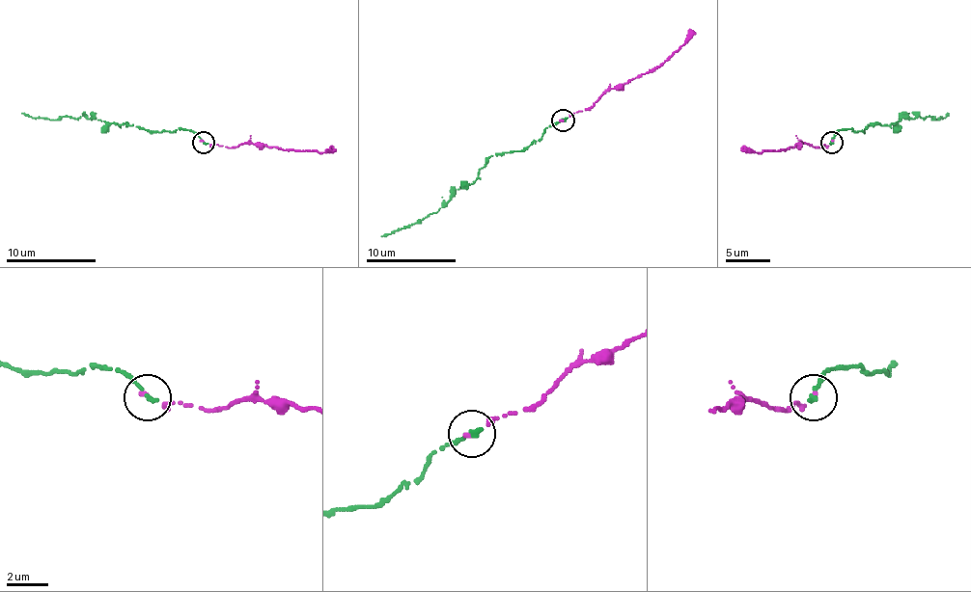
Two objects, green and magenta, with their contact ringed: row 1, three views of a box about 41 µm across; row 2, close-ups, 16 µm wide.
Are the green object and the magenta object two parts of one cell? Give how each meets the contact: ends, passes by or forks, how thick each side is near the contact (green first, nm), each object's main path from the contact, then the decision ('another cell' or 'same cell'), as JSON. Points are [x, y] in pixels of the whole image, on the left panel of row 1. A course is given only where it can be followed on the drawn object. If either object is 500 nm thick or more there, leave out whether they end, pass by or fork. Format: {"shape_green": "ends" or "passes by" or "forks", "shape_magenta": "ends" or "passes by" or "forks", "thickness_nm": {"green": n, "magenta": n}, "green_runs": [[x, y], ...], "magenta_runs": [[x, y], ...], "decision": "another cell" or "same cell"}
{"shape_green": "ends", "shape_magenta": "ends", "thickness_nm": {"green": 240, "magenta": 200}, "green_runs": [[204, 142], [180, 128], [161, 133], [83, 115], [54, 120], [22, 113]], "magenta_runs": [[204, 142], [231, 148], [262, 144], [300, 150], [334, 150]], "decision": "same cell"}

